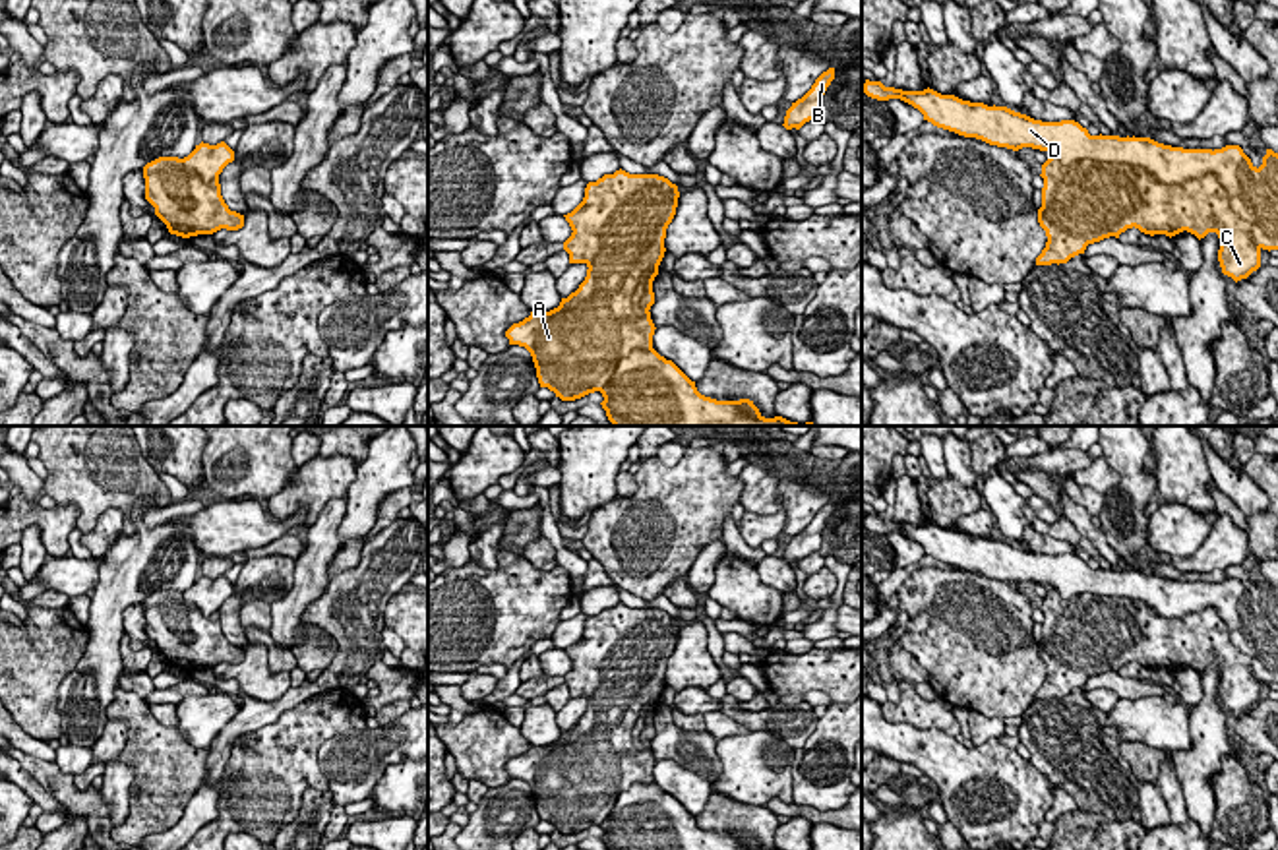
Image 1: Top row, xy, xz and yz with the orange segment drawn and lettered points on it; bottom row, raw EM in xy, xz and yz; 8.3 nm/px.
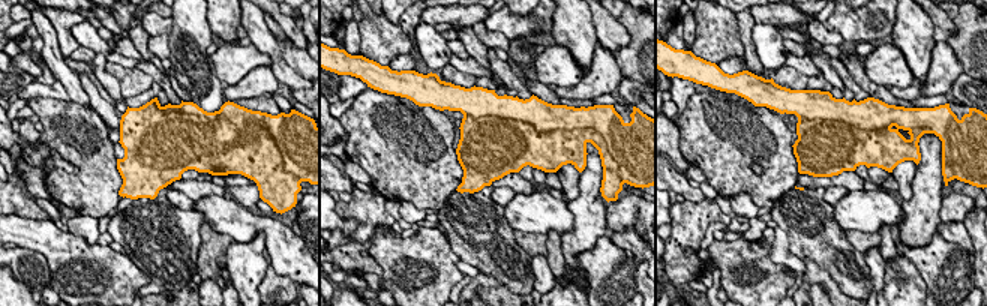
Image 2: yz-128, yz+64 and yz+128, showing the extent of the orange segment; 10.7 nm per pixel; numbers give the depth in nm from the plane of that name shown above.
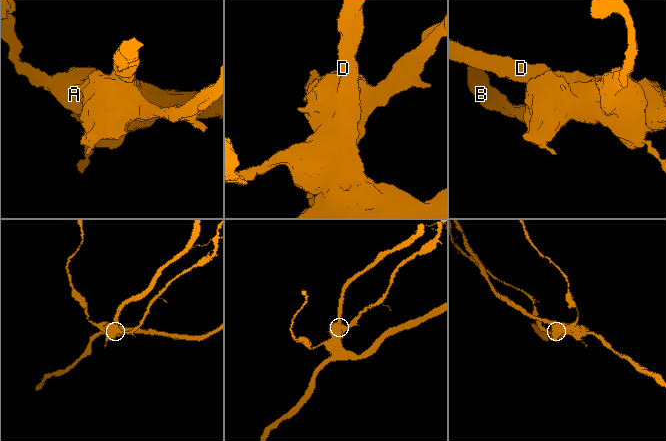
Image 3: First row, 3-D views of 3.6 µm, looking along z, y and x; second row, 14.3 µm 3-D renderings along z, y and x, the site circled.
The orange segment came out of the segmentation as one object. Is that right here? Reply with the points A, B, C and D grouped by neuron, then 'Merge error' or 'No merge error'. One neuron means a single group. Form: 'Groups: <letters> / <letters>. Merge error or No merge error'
Groups: A B C D. No merge error

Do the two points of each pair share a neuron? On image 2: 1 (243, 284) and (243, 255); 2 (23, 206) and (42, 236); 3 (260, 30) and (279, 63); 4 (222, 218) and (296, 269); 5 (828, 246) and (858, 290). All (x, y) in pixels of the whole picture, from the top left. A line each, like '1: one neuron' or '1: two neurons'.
1: one neuron
2: two neurons
3: one neuron
4: one neuron
5: one neuron

